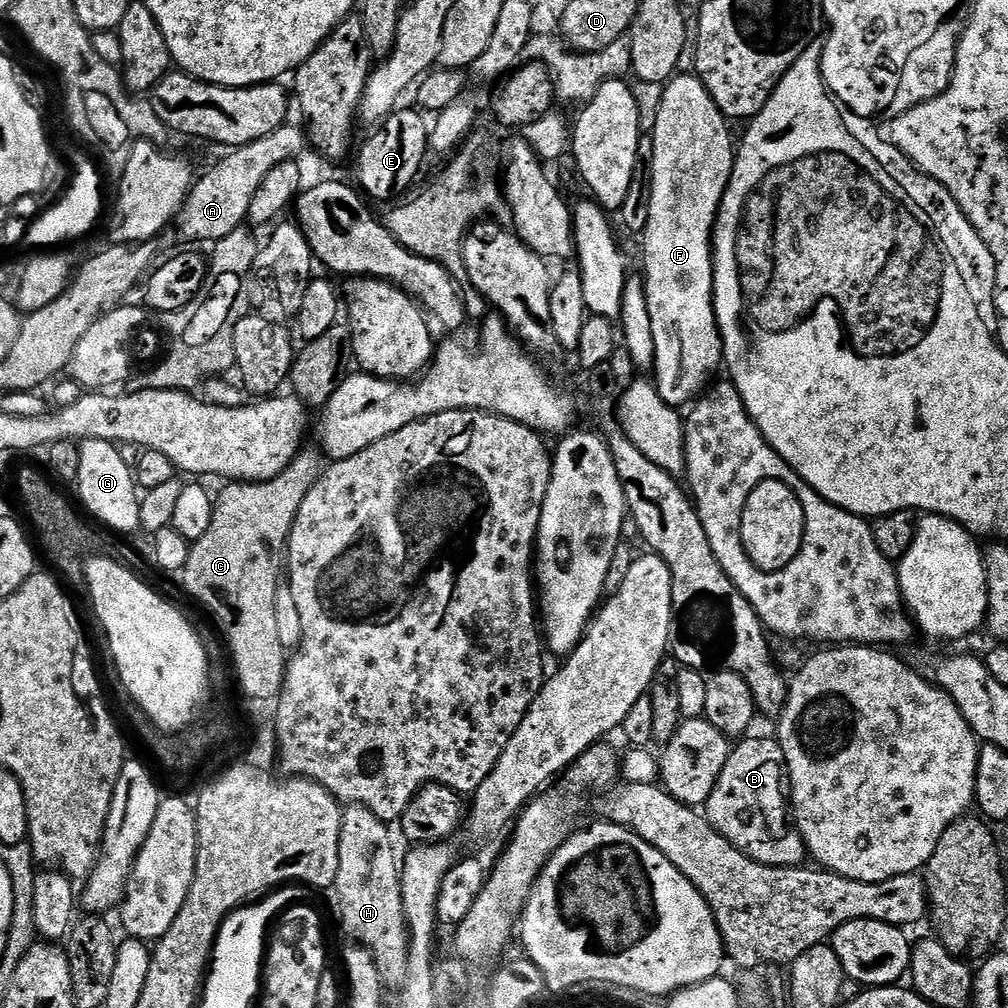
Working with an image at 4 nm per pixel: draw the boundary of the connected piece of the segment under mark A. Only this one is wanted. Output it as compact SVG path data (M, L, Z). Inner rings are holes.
M285 124L267 132L265 136L244 144L241 148L225 151L224 157L192 185L191 192L184 199L179 215L174 221L174 228L180 231L184 240L211 240L217 242L226 238L236 227L243 225L248 218L250 198L258 186L278 166L287 160L296 160L299 152L306 148L306 132L303 127Z

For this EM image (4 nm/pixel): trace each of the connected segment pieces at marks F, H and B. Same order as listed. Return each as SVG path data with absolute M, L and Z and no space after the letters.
M676 74L662 91L656 121L650 127L654 144L653 194L649 224L642 233L642 275L654 326L654 383L665 402L680 410L713 383L712 375L724 364L724 340L716 321L714 299L714 229L720 203L732 180L737 145L728 129L728 117L699 76Z
M354 804L343 809L338 846L338 872L334 885L340 920L357 945L367 948L385 985L399 985L408 974L408 922L400 889L401 861L392 845L389 825L368 808Z
M744 738L739 741L740 744L735 745L734 751L729 755L728 765L725 766L723 774L720 775L718 782L716 783L716 789L710 794L708 803L706 805L706 819L709 824L716 827L719 832L731 842L735 848L741 848L752 860L757 860L760 864L769 864L775 868L794 868L805 863L804 856L806 858L806 847L804 845L804 839L800 836L800 830L796 827L795 823L790 819L790 796L786 791L786 781L789 779L788 774L788 755L784 752L784 745L779 739L776 740L748 740Z

